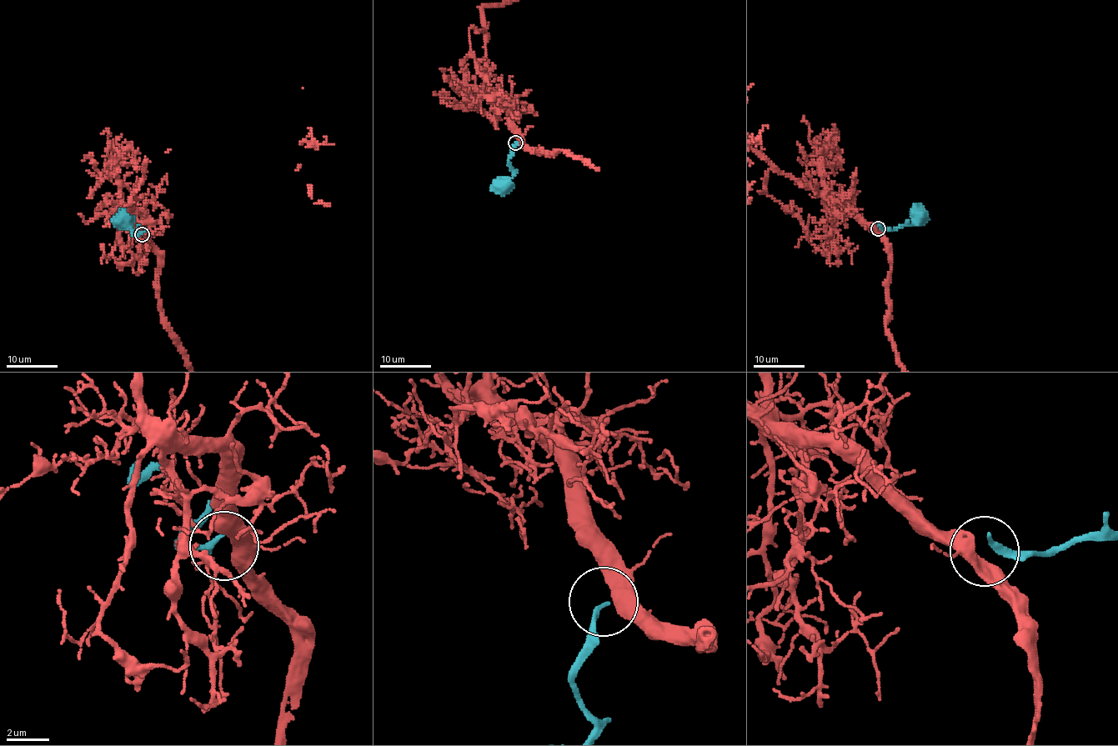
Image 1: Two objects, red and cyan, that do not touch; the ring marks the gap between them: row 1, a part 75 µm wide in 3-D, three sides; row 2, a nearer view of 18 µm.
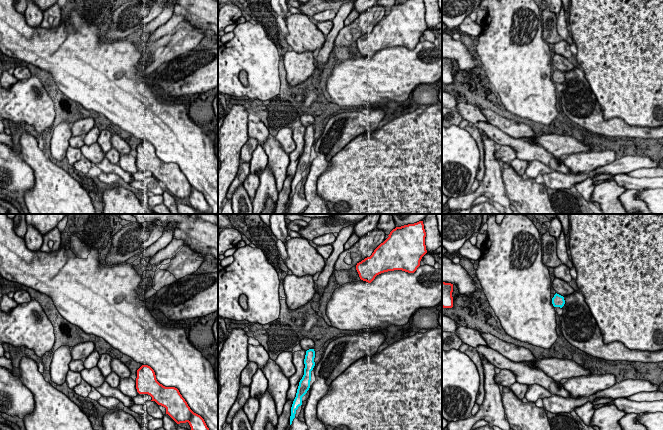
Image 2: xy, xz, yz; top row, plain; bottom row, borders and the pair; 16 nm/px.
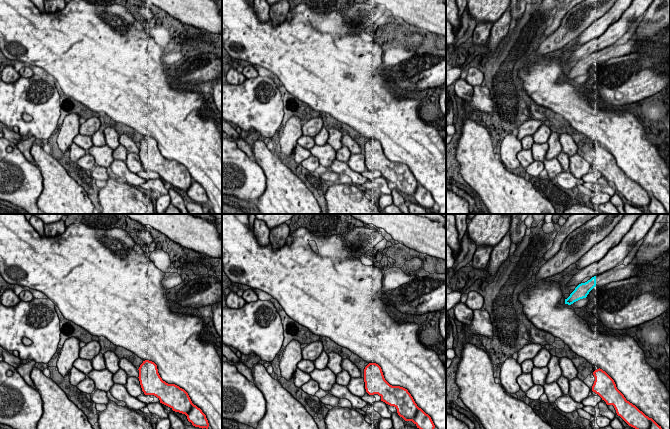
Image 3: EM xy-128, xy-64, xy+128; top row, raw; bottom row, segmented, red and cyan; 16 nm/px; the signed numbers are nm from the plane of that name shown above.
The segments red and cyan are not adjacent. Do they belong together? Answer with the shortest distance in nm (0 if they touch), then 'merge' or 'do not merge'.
gap 1350 nm; do not merge

